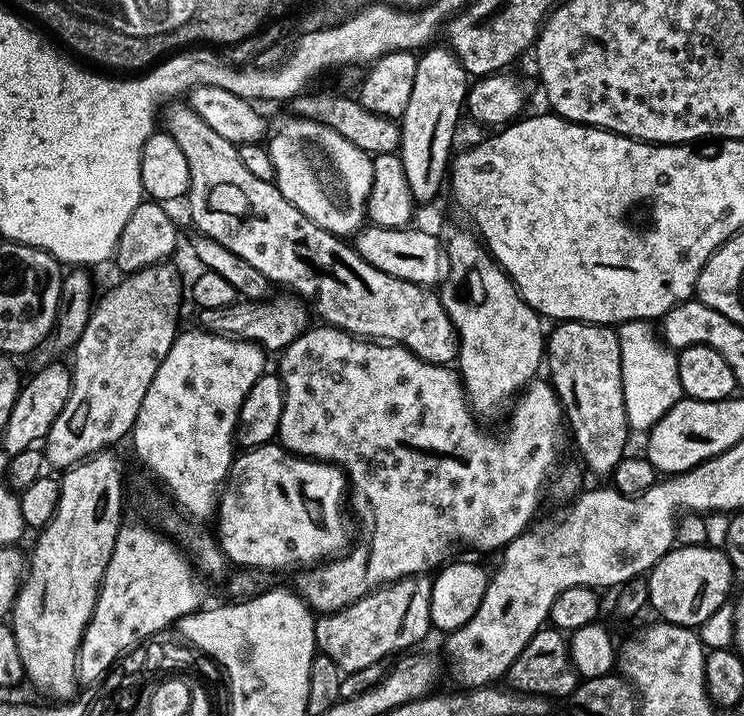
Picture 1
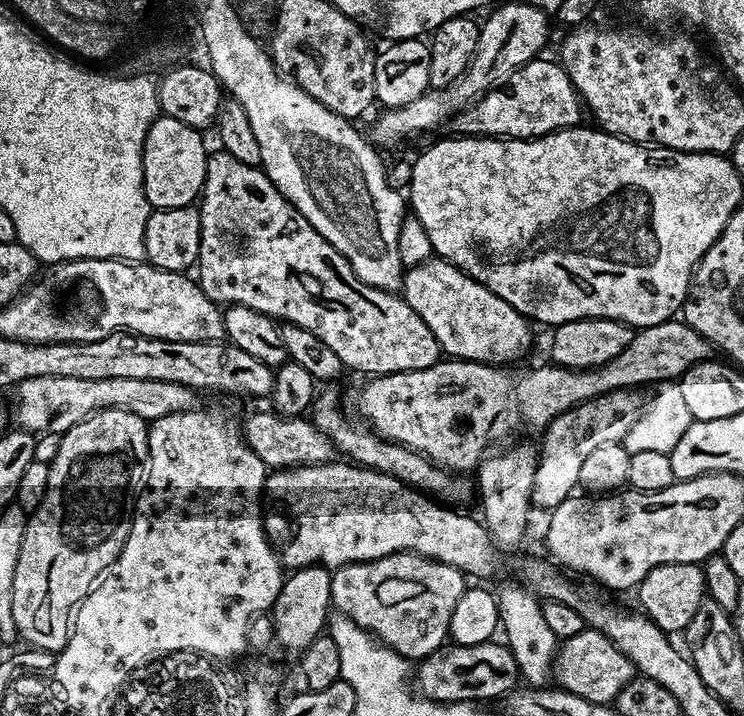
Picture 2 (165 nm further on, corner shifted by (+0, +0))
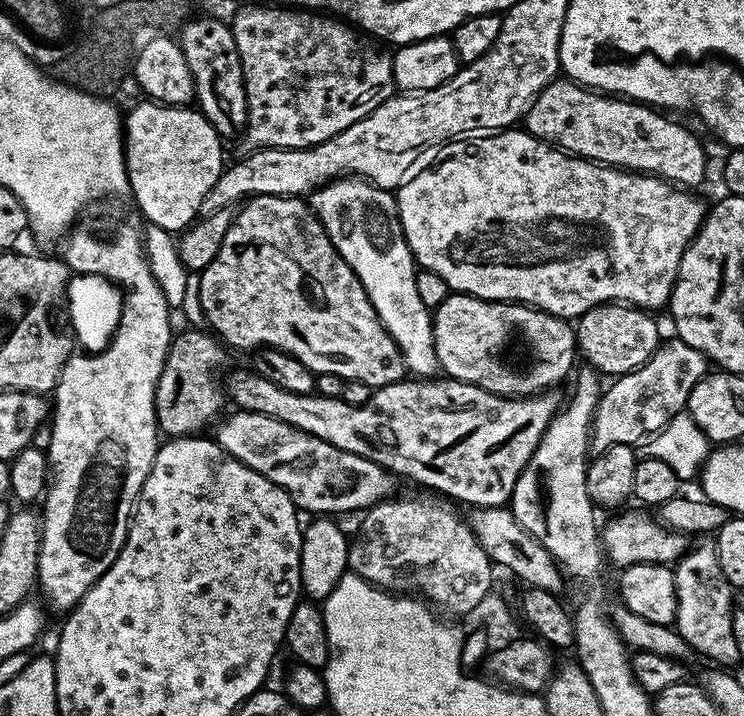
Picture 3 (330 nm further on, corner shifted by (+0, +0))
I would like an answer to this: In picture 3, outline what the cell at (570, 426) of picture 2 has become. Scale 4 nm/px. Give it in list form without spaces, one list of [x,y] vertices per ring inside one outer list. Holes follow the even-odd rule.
[[[678,338],[663,341],[640,368],[620,377],[601,395],[594,418],[594,433],[590,446],[600,455],[613,445],[637,445],[647,436],[666,428],[686,407],[690,391],[710,371],[710,361],[704,353],[694,350]]]

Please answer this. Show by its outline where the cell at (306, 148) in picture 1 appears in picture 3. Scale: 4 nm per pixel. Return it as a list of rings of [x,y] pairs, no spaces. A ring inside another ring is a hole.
[[[341,178],[311,193],[310,207],[319,218],[324,233],[330,238],[340,257],[348,263],[350,270],[354,270],[354,274],[362,282],[378,318],[384,323],[385,330],[392,335],[394,342],[404,354],[405,369],[416,378],[435,377],[440,372],[440,363],[436,357],[432,333],[433,313],[424,307],[422,298],[418,294],[416,285],[418,265],[412,258],[412,251],[400,225],[395,195],[389,189],[379,188],[377,184],[369,184],[363,178]]]

